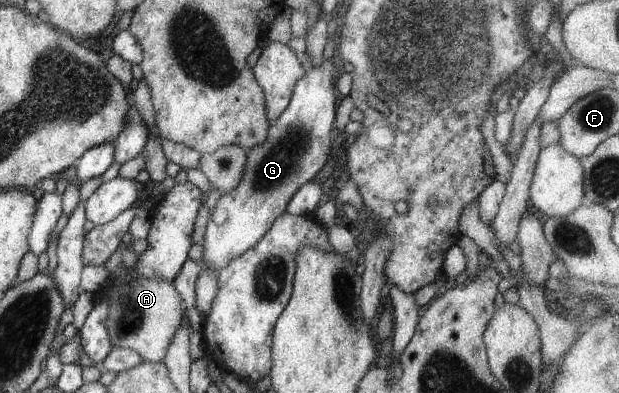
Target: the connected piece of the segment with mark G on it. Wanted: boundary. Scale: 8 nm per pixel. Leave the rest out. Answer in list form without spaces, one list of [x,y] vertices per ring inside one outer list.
[[[323,59],[322,65],[317,68],[312,68],[303,73],[303,76],[294,84],[290,101],[286,106],[286,109],[268,126],[266,137],[260,145],[254,146],[251,150],[246,153],[246,161],[244,162],[244,169],[242,170],[242,175],[238,185],[228,193],[223,193],[220,195],[216,205],[209,209],[210,219],[205,225],[205,232],[203,235],[203,250],[202,257],[198,263],[201,266],[208,266],[209,268],[214,268],[218,271],[221,267],[224,267],[228,261],[238,257],[239,254],[244,253],[247,249],[250,249],[255,243],[260,241],[260,238],[266,233],[267,229],[273,224],[274,219],[278,217],[282,212],[285,211],[286,204],[290,201],[290,198],[297,192],[297,189],[307,181],[312,180],[314,175],[320,171],[320,168],[326,163],[328,159],[328,152],[330,151],[330,128],[332,127],[332,122],[334,121],[334,107],[336,107],[336,99],[334,98],[334,92],[336,91],[333,82],[333,75],[335,70],[332,67],[331,59]]]

